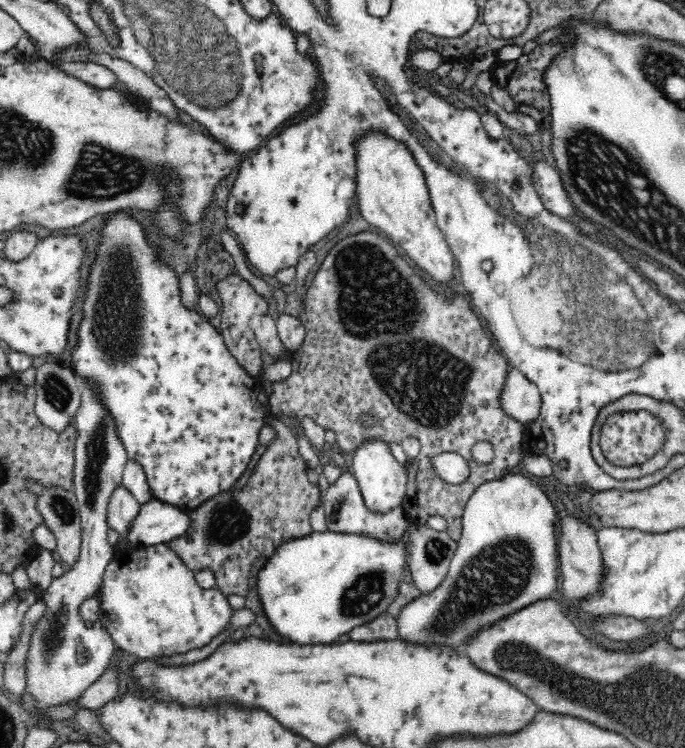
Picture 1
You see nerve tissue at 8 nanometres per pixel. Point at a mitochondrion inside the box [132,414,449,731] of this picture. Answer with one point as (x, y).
(225, 522)

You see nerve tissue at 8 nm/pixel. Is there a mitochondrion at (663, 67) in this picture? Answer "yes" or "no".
yes

